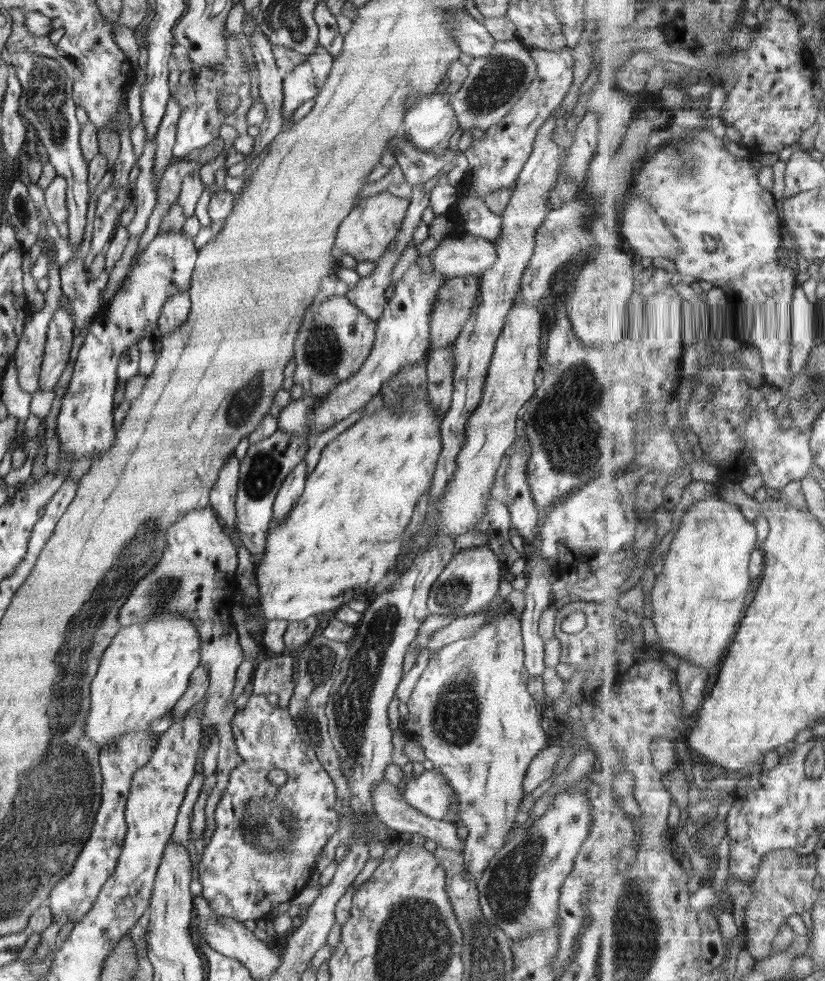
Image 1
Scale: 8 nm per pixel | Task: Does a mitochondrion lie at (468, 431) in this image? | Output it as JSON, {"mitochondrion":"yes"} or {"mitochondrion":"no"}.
{"mitochondrion":"no"}

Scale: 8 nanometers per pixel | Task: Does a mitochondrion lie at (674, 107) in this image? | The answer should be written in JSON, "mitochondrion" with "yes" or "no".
{"mitochondrion":"yes"}

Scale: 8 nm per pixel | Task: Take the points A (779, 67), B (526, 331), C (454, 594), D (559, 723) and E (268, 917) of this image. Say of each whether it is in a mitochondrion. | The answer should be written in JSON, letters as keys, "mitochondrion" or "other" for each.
{"A":"other","B":"other","C":"mitochondrion","D":"other","E":"other"}

